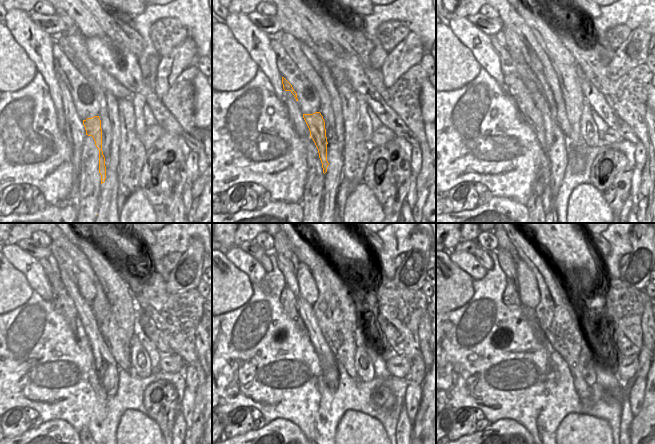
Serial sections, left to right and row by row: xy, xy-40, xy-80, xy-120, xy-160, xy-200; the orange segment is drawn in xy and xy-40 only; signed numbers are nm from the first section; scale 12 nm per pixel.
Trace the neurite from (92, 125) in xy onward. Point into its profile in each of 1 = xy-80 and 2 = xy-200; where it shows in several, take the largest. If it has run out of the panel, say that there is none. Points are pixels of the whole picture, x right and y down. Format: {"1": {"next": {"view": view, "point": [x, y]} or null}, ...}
{"1": {"next": {"view": "xy-80", "point": [514, 86]}}, "2": {"next": {"view": "xy-200", "point": [510, 297]}}}

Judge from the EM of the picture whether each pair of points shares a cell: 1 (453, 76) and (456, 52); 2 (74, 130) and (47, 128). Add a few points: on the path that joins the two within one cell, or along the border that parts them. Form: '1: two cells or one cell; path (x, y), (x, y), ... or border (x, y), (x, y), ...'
1: one cell; path (453, 70), (453, 58)
2: two cells; border (63, 133), (72, 148), (71, 155)

